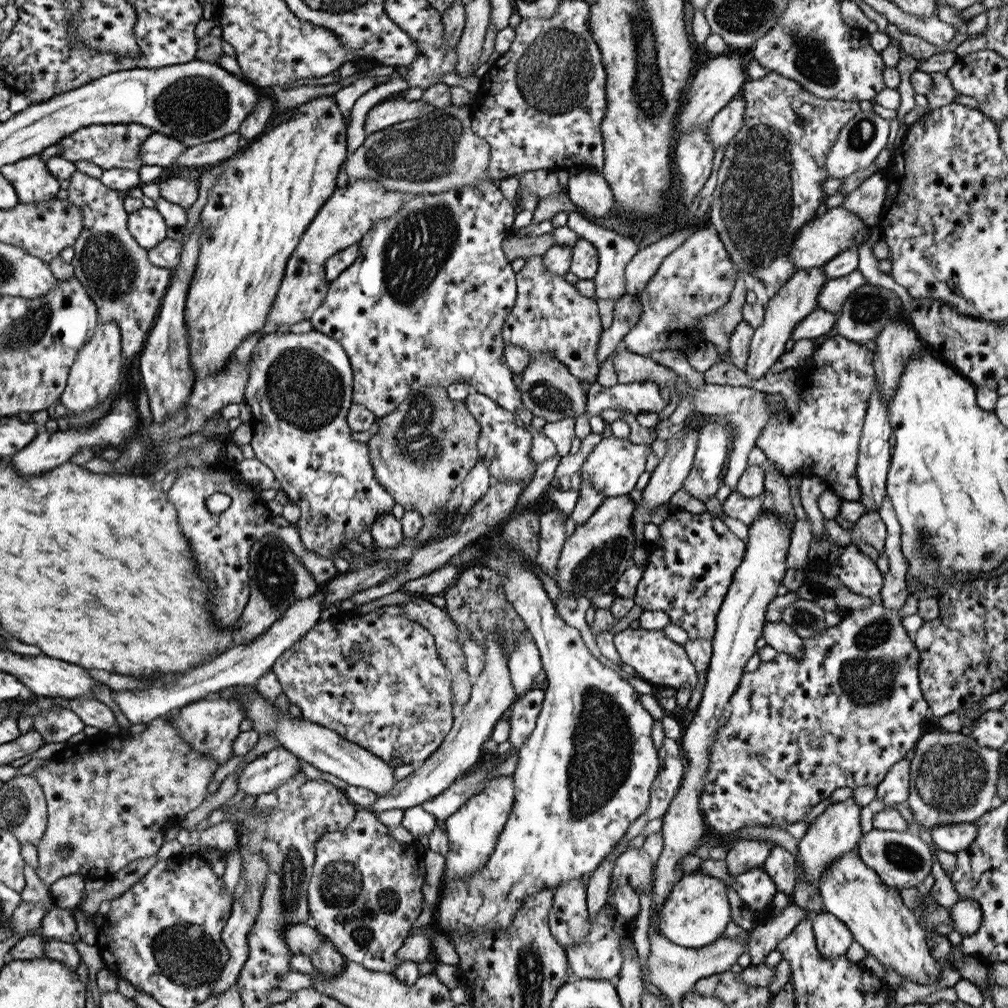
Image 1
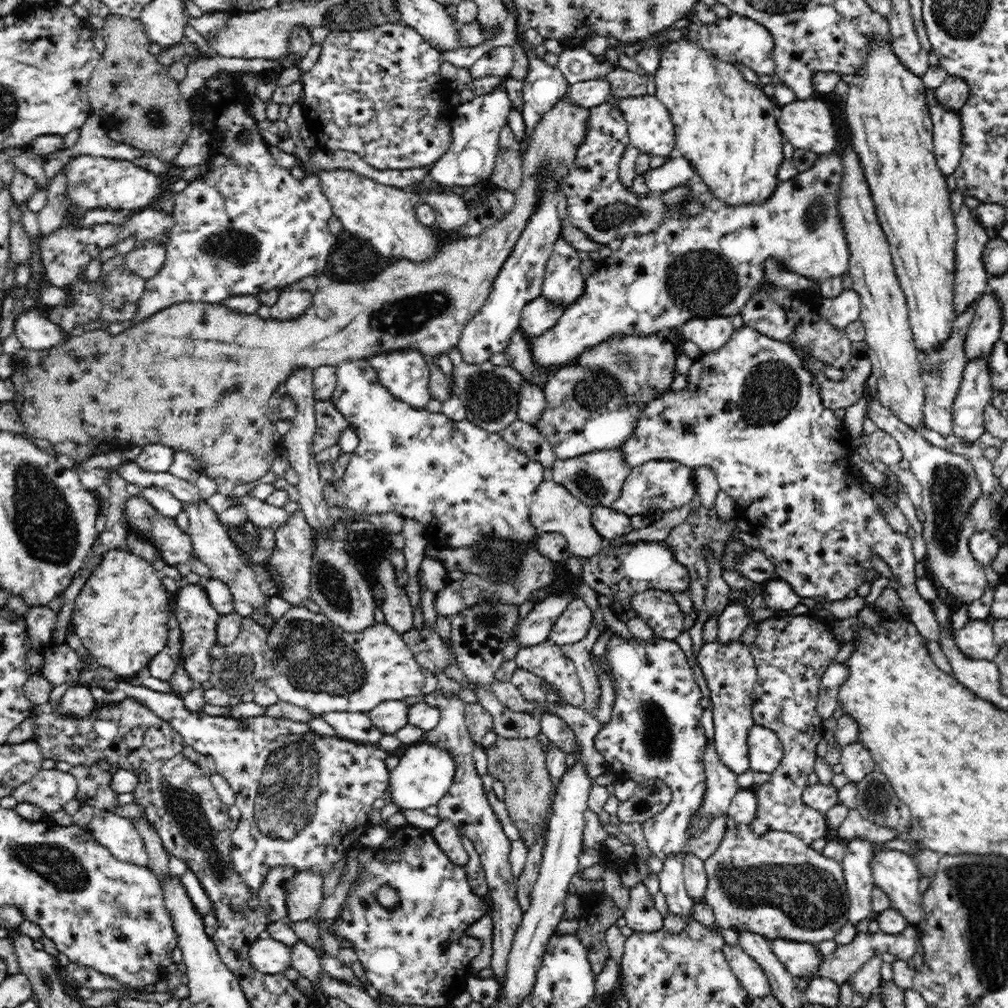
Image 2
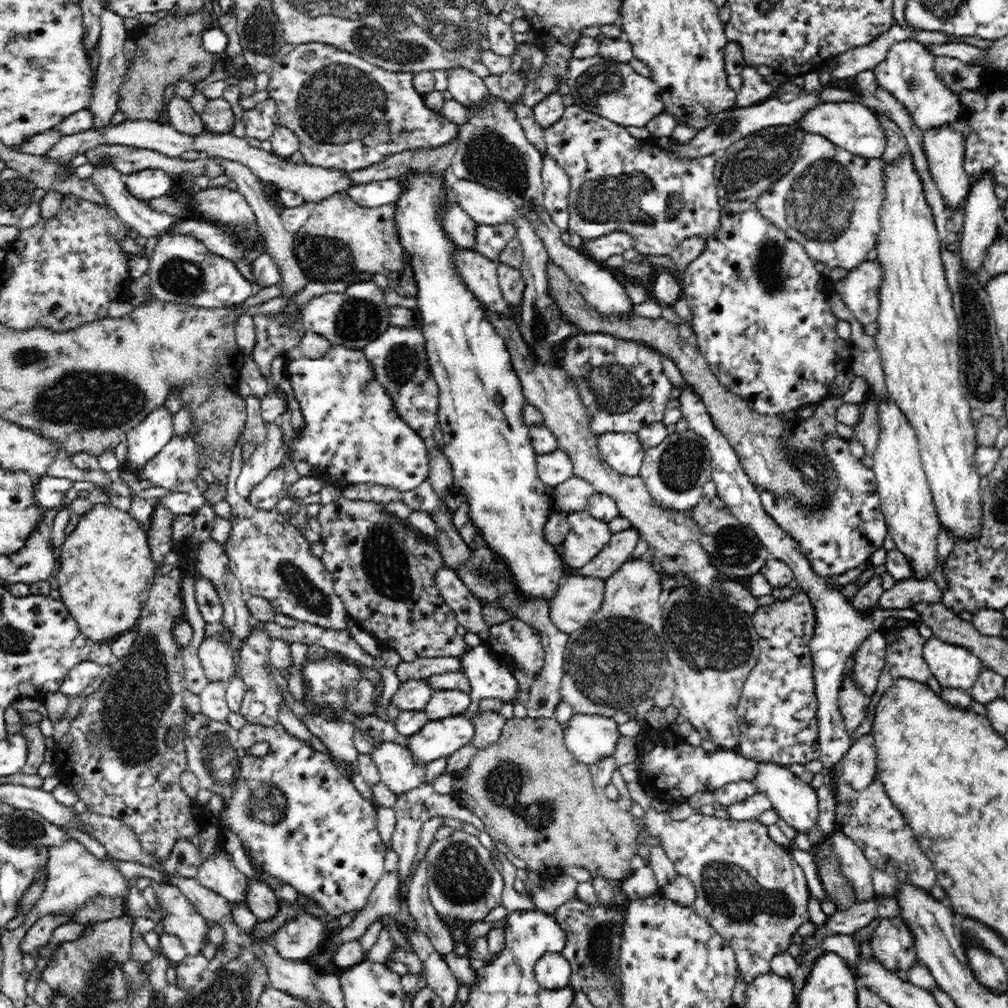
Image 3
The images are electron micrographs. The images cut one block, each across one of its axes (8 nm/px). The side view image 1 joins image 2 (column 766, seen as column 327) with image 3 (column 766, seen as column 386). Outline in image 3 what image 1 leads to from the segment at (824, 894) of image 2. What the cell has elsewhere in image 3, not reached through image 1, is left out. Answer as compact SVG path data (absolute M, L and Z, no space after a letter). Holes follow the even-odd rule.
M650 807L650 812L644 814L646 818L646 830L651 836L657 836L660 839L660 846L664 851L664 855L667 856L673 863L676 872L680 876L689 878L695 886L697 897L693 904L693 909L700 918L706 919L706 922L720 935L726 939L729 947L735 952L736 965L738 965L738 978L744 979L744 982L750 985L757 977L771 972L770 962L772 962L773 956L776 953L786 951L789 944L792 942L792 935L796 934L796 930L801 924L810 922L808 915L807 902L808 895L810 894L809 888L807 887L807 880L809 875L807 871L797 863L794 862L794 855L796 854L788 847L784 845L776 844L768 834L767 826L760 823L758 819L750 820L734 820L734 819L722 819L715 815L708 816L704 814L695 813L690 815L685 820L673 820L664 819L663 813L658 813Z

